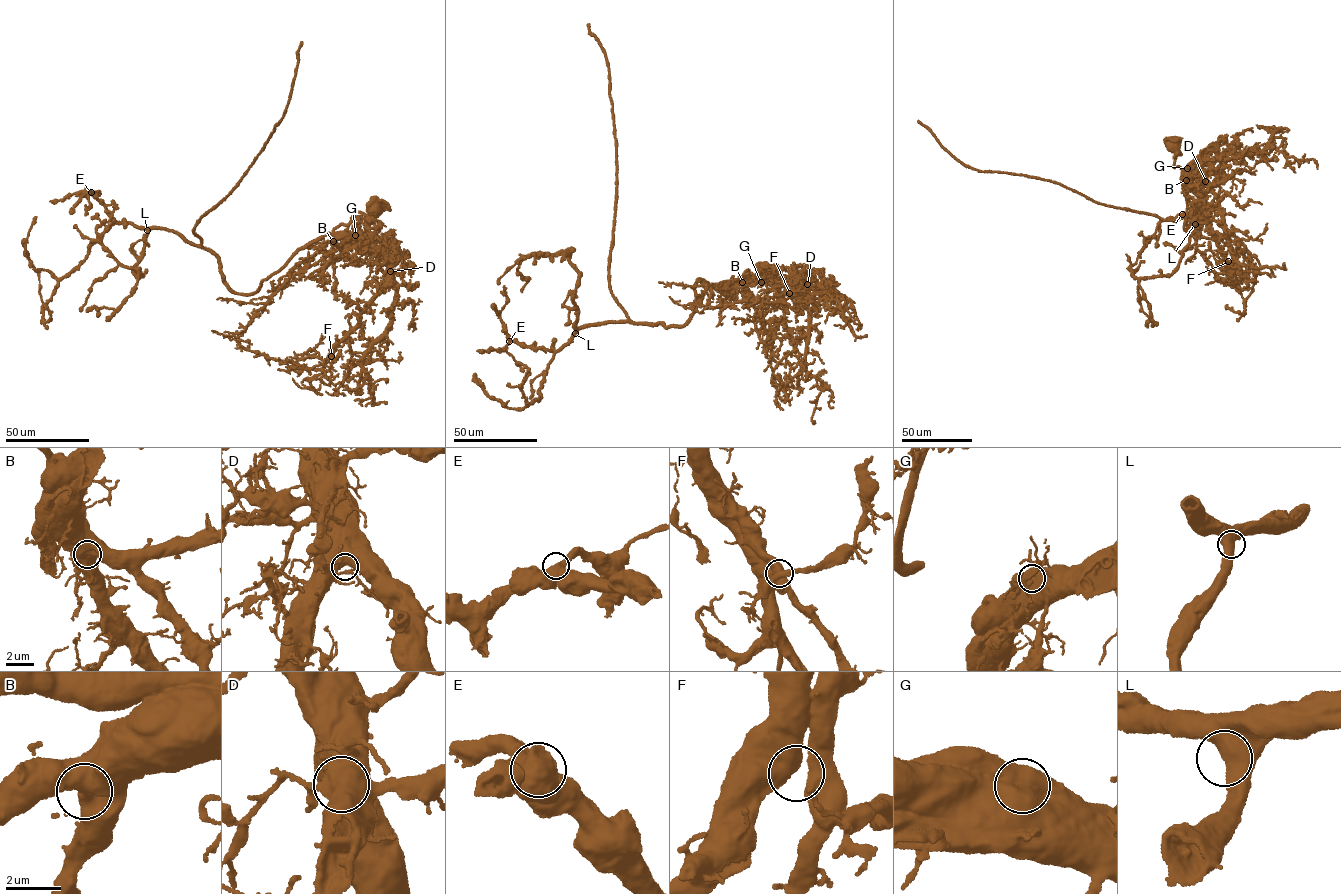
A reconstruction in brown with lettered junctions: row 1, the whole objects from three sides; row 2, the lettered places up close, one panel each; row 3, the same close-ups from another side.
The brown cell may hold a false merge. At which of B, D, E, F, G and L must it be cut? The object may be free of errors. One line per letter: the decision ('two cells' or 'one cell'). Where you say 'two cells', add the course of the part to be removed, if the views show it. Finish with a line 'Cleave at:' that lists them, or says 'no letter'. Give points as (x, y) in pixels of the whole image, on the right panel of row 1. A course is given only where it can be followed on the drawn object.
B: one cell
D: one cell
E: one cell
F: one cell
G: one cell
L: one cell
Cleave at: no letter

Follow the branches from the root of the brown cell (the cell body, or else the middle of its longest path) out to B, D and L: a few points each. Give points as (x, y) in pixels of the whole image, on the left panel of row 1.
B: (375, 208), (371, 216), (357, 213), (347, 224), (338, 226), (333, 231), (333, 241)
D: (375, 208), (371, 216), (357, 213), (347, 224), (338, 226), (333, 231), (378, 246), (390, 271)
L: (375, 208), (308, 242), (246, 296), (226, 284), (214, 254), (174, 232), (147, 230)

